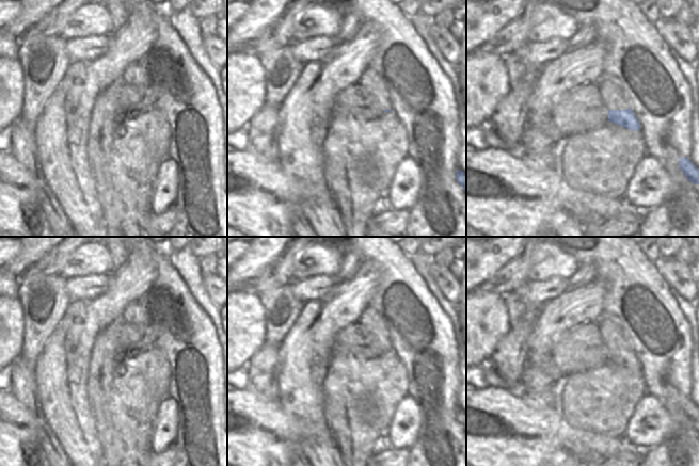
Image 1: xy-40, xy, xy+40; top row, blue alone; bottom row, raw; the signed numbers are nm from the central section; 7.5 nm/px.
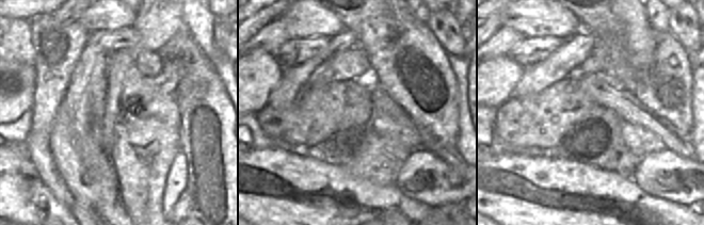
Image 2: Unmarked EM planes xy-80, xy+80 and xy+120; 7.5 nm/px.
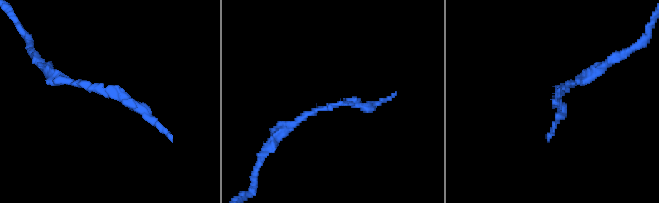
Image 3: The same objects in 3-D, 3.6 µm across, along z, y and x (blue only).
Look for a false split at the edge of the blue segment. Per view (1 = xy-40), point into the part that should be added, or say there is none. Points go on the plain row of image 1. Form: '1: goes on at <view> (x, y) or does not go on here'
1: does not go on here

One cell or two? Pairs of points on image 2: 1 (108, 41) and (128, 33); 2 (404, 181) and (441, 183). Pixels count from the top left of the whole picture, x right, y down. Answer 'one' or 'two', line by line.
1: one
2: one

